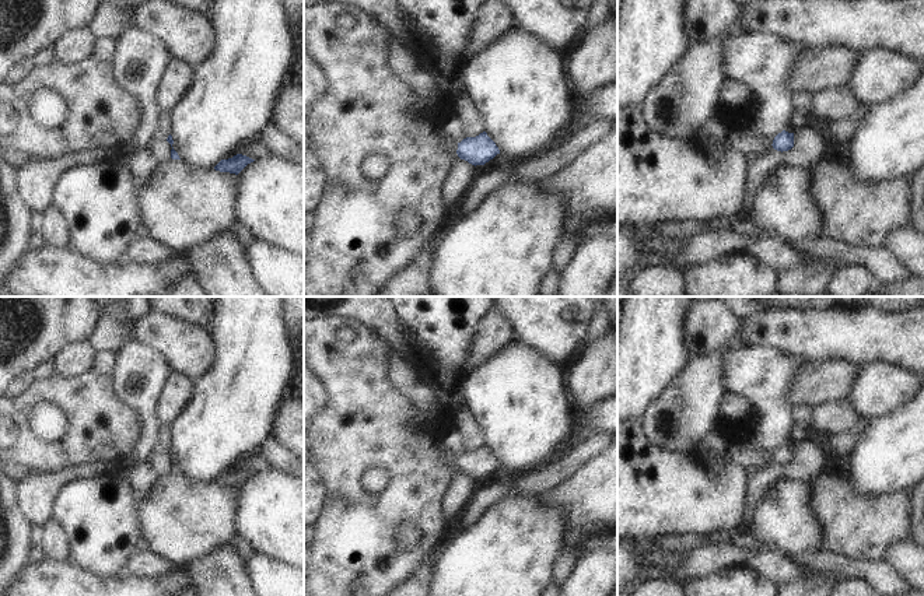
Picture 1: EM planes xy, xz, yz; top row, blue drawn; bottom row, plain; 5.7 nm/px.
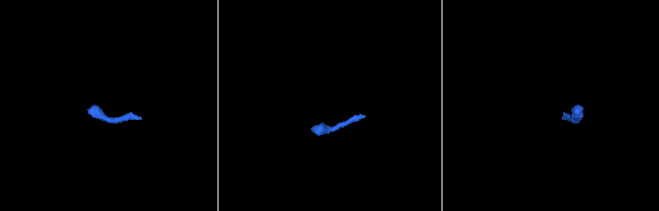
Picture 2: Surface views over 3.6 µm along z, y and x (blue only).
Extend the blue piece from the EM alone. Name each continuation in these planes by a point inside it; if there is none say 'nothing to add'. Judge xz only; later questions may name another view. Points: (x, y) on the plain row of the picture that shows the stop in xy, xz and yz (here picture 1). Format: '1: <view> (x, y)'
1: xz (448, 456)

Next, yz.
nothing to add

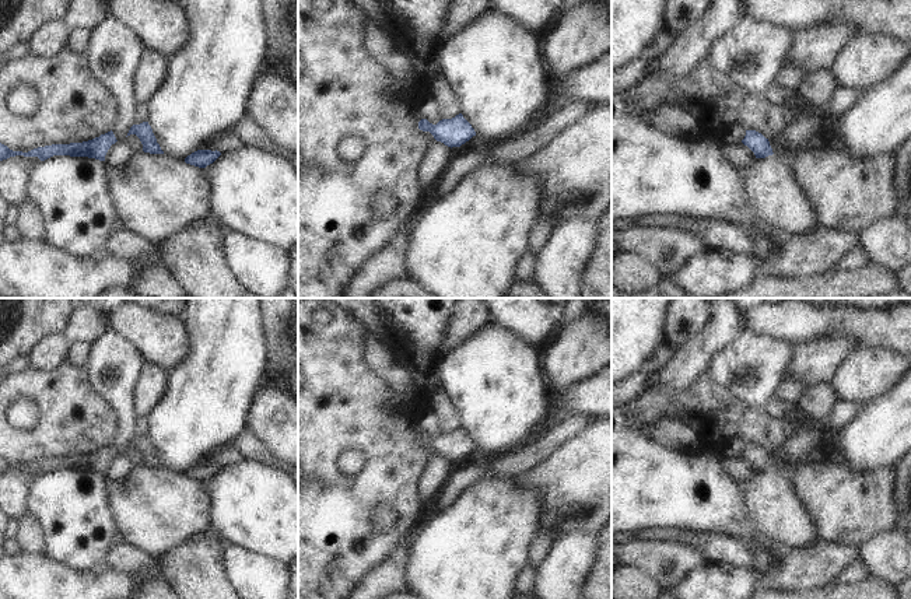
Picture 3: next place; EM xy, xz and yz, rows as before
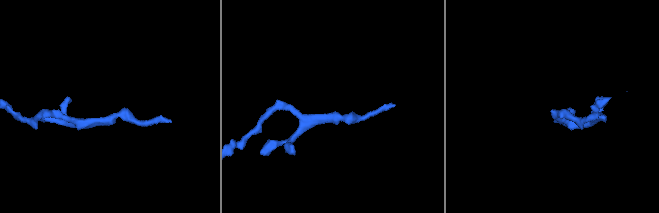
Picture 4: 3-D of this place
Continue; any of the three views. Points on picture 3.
nothing to add

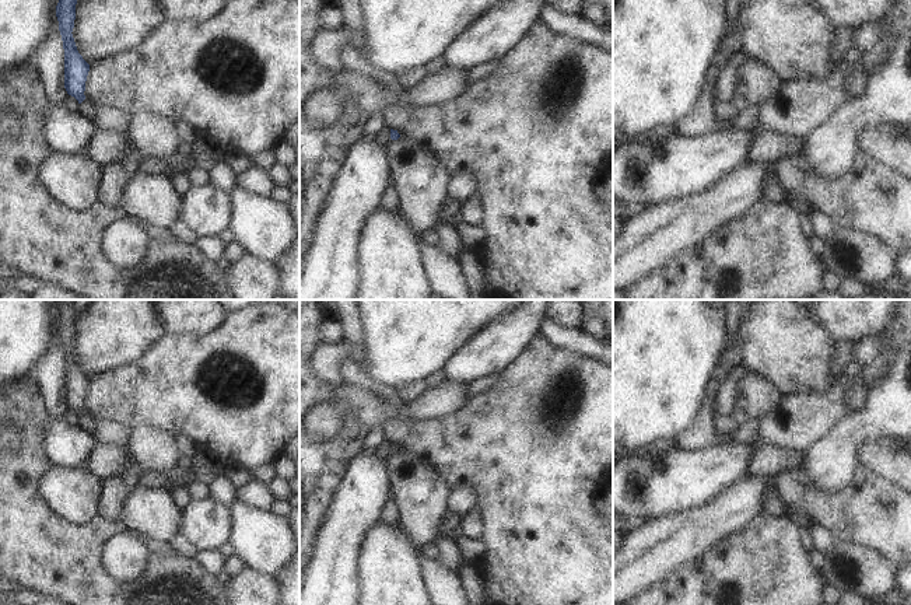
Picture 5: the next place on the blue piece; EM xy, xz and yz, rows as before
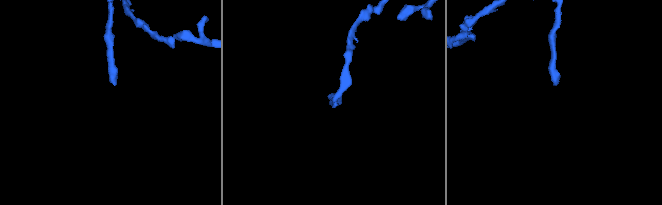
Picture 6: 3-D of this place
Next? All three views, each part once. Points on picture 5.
1: xy (86, 422)

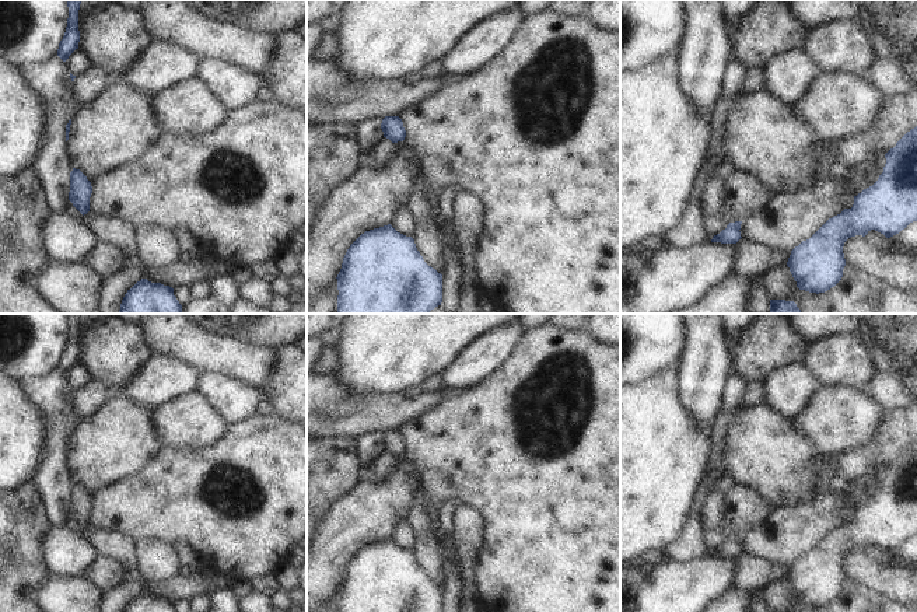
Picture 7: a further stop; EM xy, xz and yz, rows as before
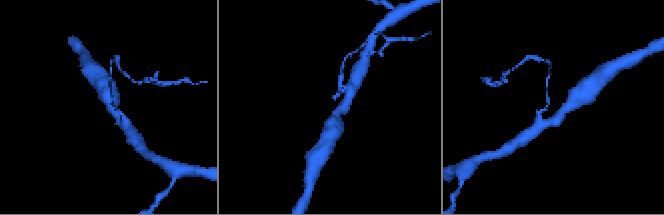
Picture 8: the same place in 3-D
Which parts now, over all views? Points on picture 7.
nothing to add

